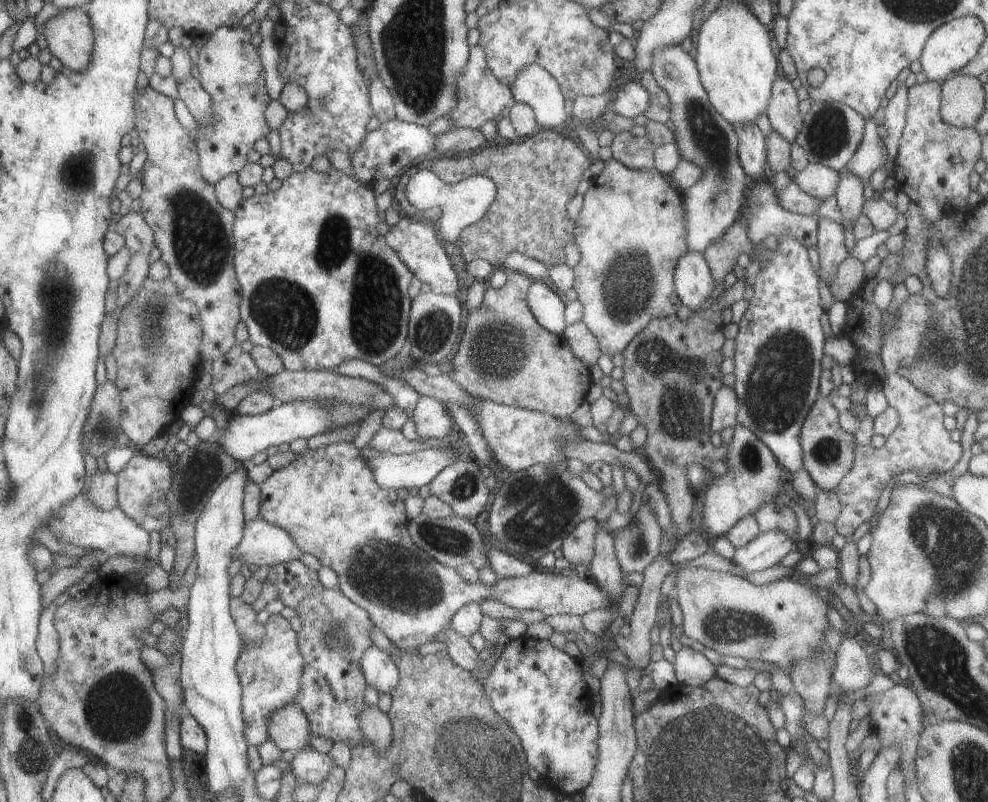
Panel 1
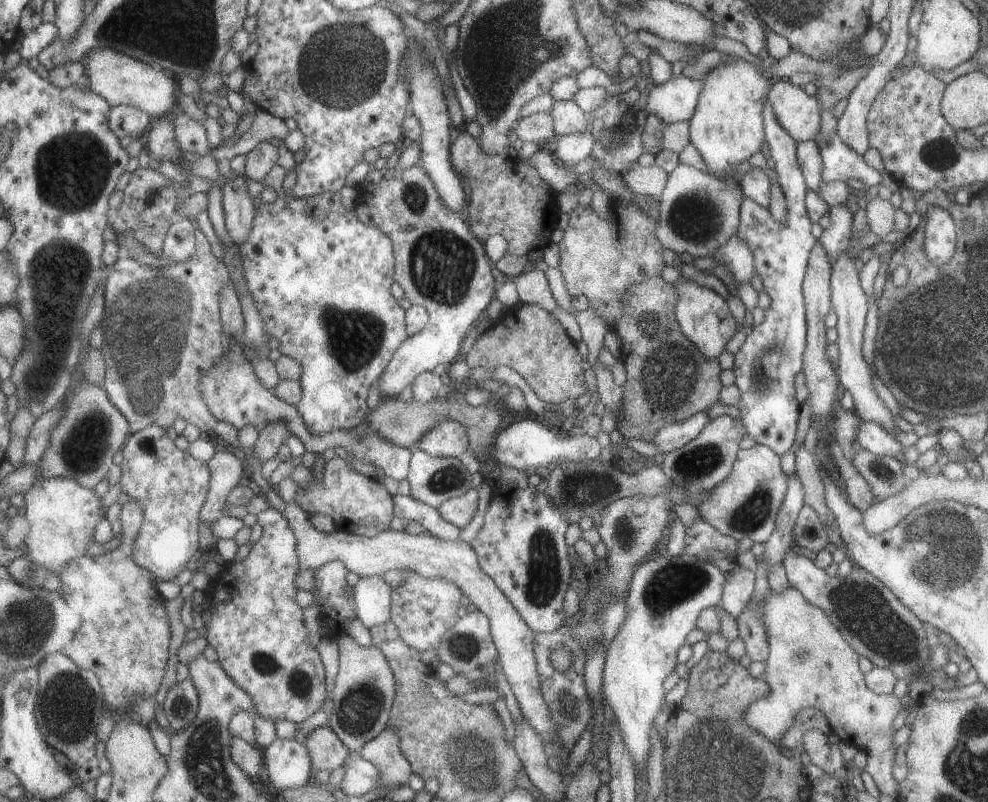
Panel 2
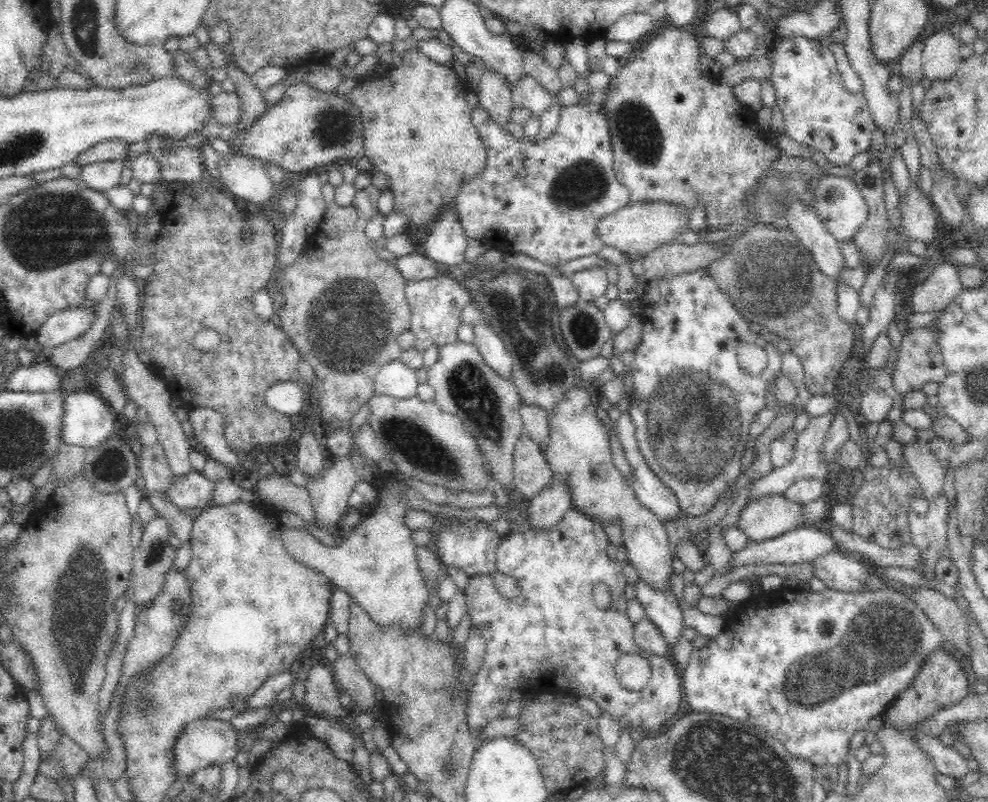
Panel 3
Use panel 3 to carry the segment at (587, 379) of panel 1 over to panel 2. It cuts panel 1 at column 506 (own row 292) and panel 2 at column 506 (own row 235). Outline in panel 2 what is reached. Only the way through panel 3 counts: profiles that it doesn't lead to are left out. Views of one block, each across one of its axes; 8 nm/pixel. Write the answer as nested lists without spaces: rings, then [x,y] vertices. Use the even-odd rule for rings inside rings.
[[[519,303],[508,308],[492,327],[486,329],[467,356],[470,366],[495,368],[507,366],[521,374],[540,400],[556,405],[568,399],[577,399],[588,391],[584,381],[582,357],[576,342],[551,314],[534,304]]]

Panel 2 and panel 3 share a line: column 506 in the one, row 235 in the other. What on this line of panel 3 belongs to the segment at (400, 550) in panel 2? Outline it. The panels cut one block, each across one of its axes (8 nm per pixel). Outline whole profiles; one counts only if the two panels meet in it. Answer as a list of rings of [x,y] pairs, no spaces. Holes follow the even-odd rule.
[[[636,201],[602,218],[596,224],[596,231],[598,231],[600,241],[604,242],[604,246],[612,246],[628,255],[646,257],[652,250],[674,243],[680,234],[690,230],[688,218],[690,218],[690,211],[680,209],[680,205],[649,204],[648,201]]]

